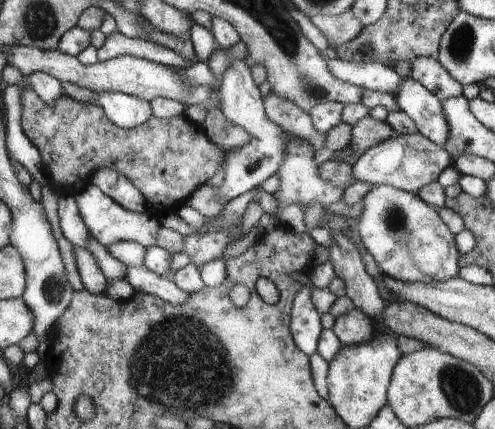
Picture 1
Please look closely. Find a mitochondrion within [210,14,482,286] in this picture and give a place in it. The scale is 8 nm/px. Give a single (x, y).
(460, 45)

